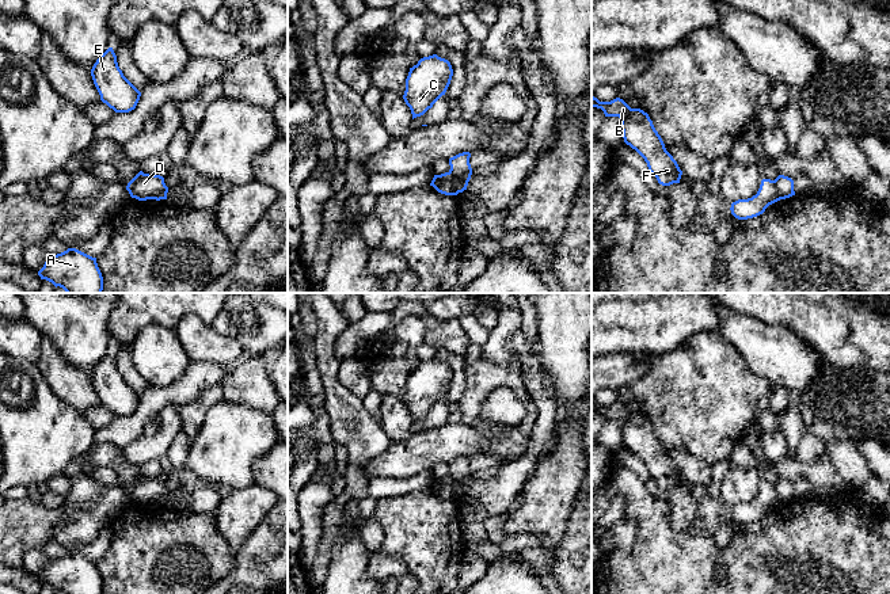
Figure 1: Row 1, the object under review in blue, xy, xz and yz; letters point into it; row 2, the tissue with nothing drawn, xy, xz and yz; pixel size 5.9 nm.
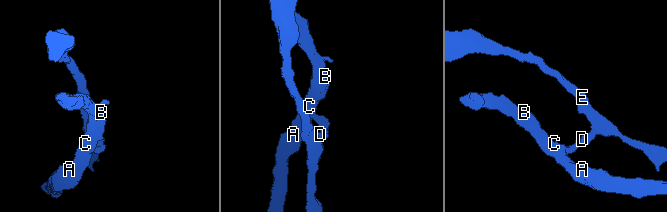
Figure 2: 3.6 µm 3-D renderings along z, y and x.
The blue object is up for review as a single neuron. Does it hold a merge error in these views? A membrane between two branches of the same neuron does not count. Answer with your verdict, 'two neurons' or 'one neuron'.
two neurons

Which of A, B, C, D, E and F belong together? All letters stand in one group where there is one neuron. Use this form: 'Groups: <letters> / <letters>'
Groups: A B C F / D E

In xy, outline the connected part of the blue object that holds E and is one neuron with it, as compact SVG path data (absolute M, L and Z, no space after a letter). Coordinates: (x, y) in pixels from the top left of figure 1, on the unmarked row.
M113 351L96 363L91 380L100 404L115 416L129 416L136 412L141 396L123 380Z

